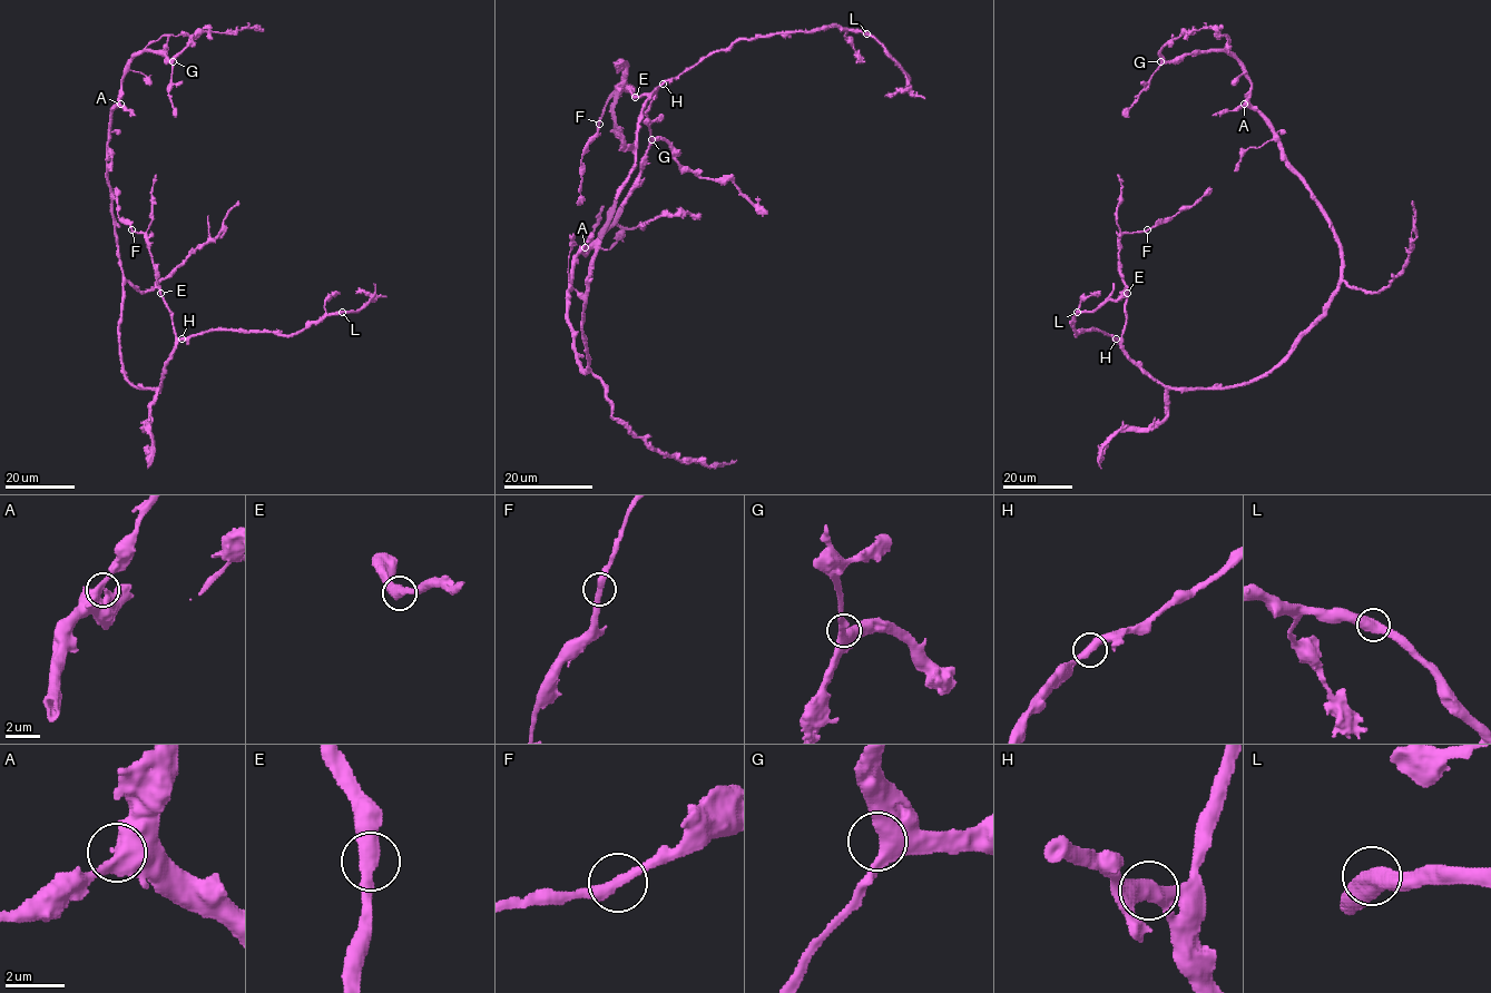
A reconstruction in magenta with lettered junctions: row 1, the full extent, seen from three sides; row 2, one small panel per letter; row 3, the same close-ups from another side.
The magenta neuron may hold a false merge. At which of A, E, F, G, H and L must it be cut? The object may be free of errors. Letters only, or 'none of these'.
none of these

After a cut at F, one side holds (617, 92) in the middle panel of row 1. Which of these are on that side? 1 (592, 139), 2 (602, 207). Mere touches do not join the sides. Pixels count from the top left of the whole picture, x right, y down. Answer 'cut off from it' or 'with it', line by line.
1: cut off from it
2: with it

